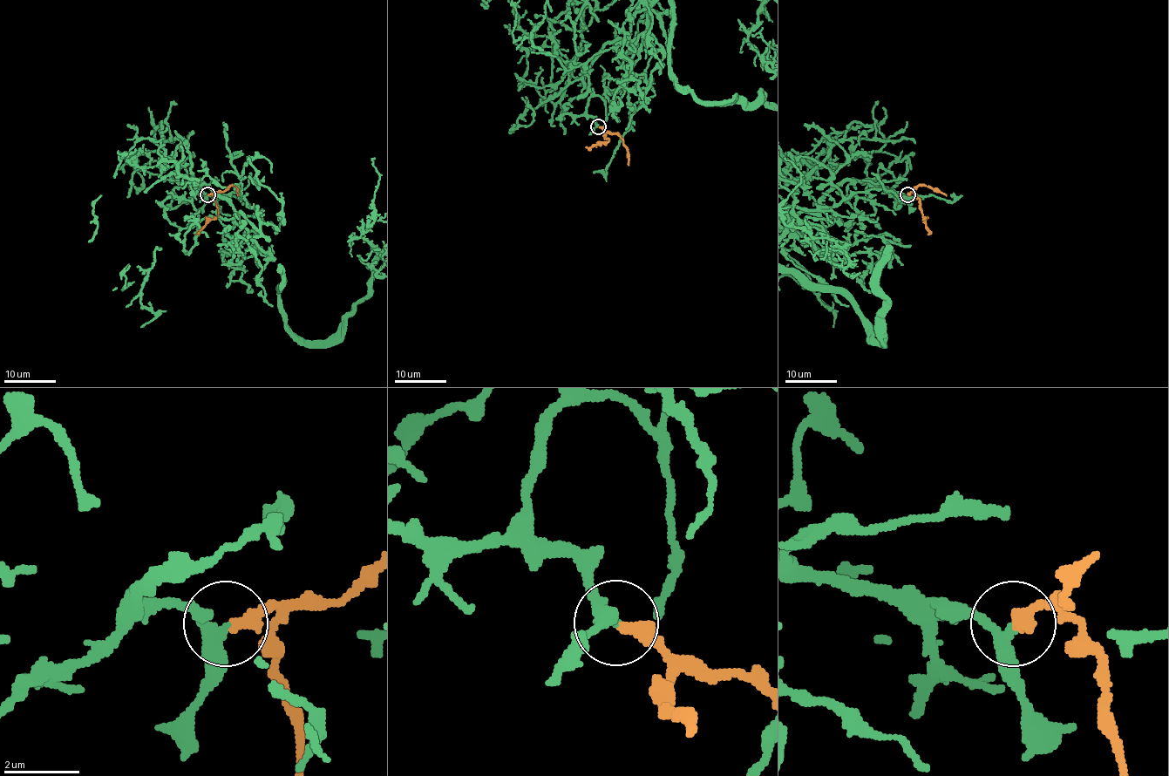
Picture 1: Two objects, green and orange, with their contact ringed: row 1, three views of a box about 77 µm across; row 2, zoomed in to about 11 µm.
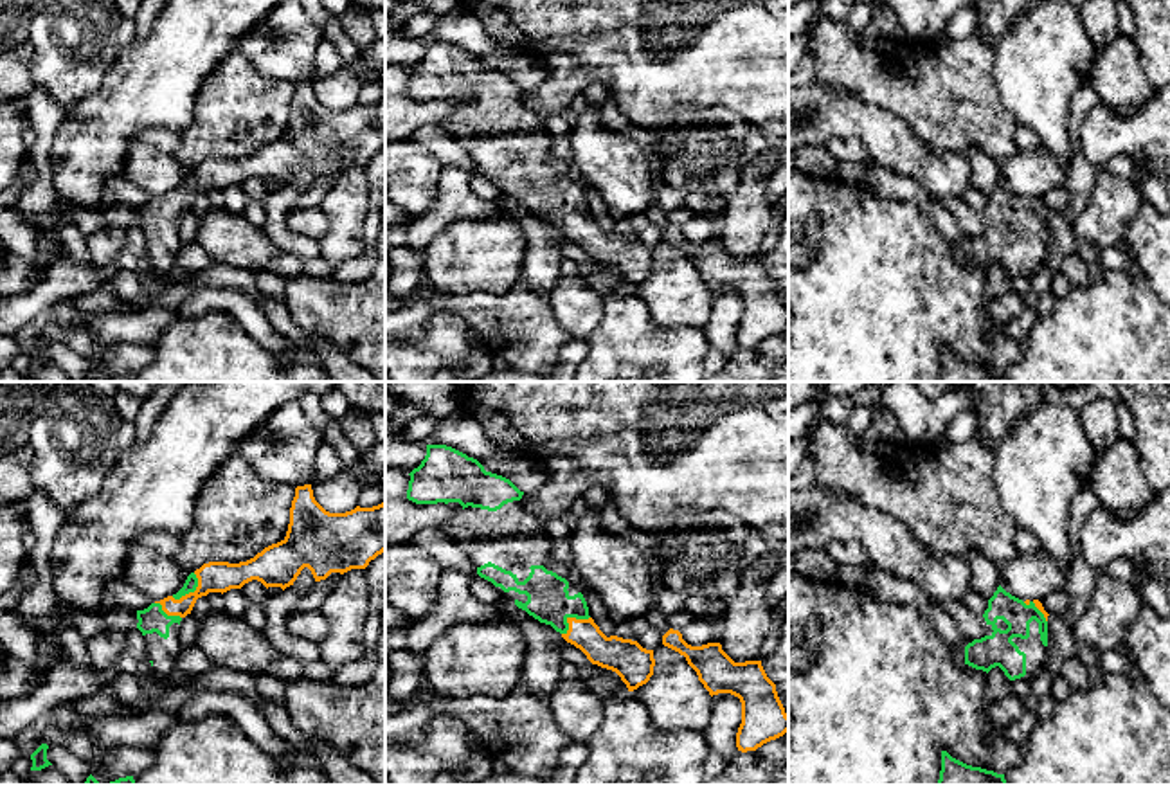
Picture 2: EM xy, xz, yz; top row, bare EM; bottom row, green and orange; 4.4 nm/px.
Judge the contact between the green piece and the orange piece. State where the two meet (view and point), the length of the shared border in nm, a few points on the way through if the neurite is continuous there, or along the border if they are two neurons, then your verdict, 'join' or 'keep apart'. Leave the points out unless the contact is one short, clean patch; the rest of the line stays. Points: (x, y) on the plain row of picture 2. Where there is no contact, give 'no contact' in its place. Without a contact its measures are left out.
xz (571, 213) | 150 nm | across xz (548, 195), (571, 213), (607, 249), (612, 249) | join

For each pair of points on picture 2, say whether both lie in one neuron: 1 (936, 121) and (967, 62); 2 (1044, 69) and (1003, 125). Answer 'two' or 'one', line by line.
1: one
2: two

